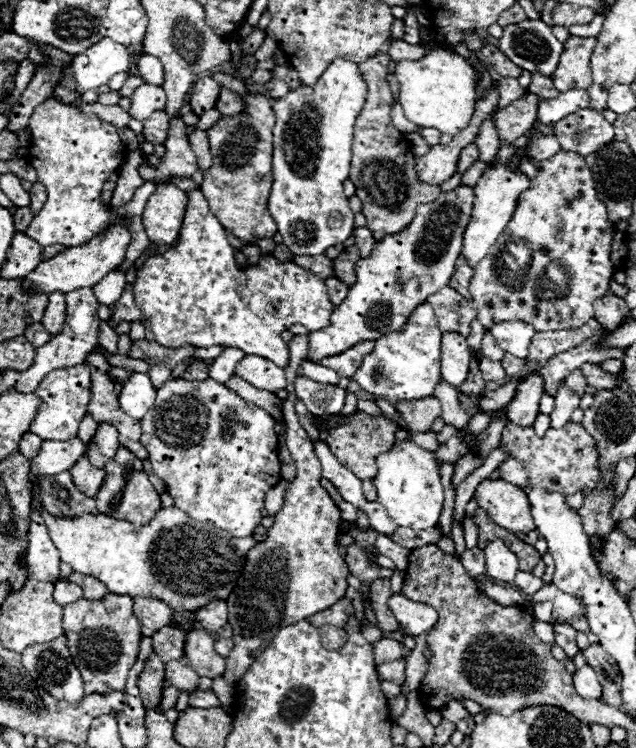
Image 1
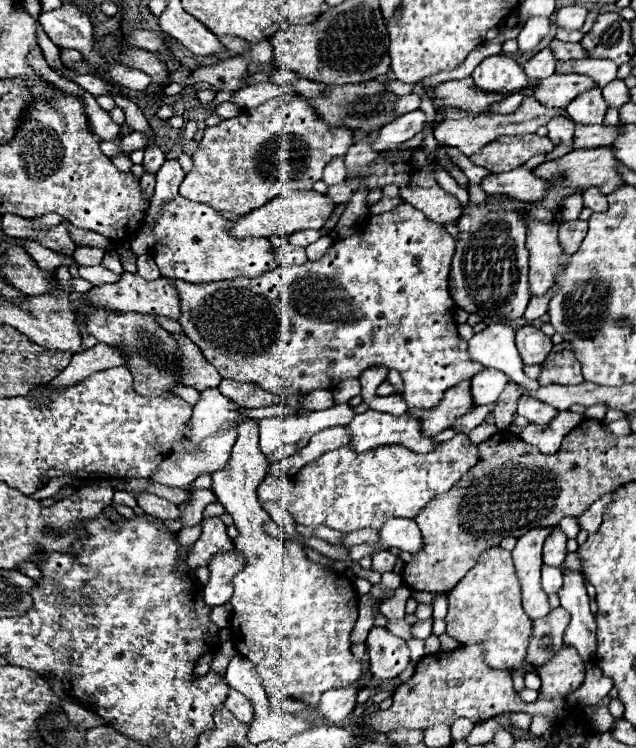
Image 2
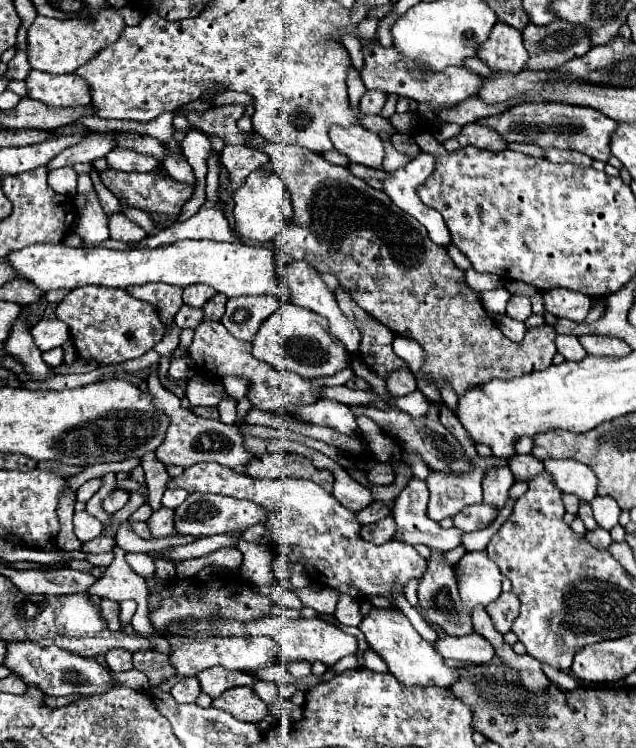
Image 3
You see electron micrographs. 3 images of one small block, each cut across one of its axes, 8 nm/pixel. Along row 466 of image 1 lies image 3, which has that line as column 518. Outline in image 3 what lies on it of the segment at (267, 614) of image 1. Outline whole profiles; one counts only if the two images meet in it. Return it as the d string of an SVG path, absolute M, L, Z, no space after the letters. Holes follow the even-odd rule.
M512 296L510 298L510 302L508 302L508 316L510 318L524 322L530 314L532 314L532 306L526 296Z

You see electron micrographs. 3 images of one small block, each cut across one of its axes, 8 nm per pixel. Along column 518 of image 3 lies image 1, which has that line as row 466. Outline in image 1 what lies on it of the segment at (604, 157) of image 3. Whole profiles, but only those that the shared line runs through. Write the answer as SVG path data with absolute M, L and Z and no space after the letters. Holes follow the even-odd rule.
M120 446L116 458L112 458L112 462L104 466L104 470L106 470L106 480L104 486L100 488L100 494L96 494L98 512L118 520L128 520L136 526L148 524L154 518L154 514L162 508L162 502L160 494L154 490L146 472L142 470L142 462L136 456L132 456L130 450L124 450L124 446Z

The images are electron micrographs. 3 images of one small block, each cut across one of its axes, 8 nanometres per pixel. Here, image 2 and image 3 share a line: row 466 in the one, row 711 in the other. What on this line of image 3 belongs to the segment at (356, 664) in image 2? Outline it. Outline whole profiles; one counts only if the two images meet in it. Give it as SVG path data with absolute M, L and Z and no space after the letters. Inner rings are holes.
M238 686L226 690L218 700L212 702L214 708L230 712L242 722L260 722L268 716L268 706L256 696L250 686Z

